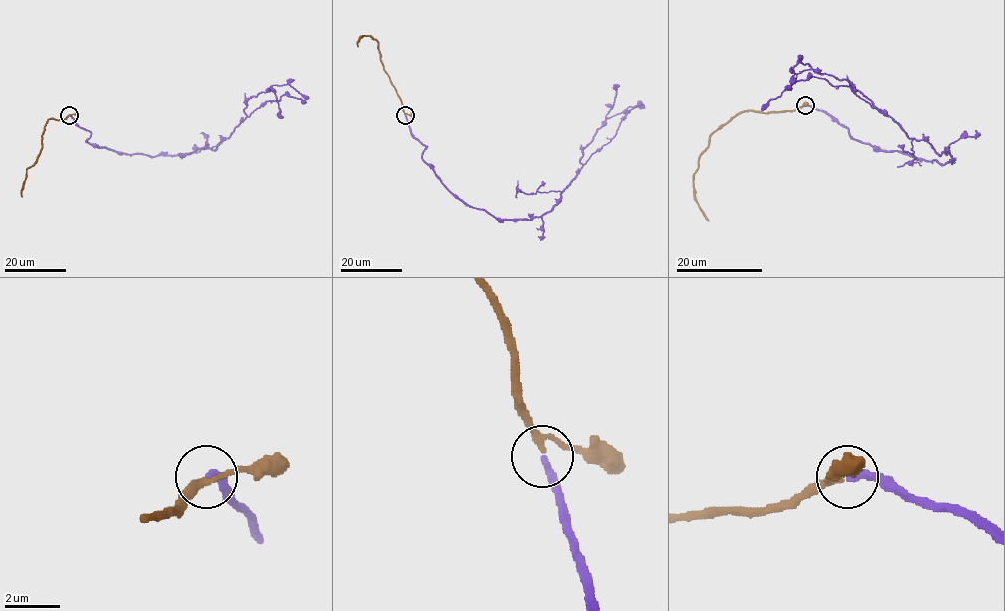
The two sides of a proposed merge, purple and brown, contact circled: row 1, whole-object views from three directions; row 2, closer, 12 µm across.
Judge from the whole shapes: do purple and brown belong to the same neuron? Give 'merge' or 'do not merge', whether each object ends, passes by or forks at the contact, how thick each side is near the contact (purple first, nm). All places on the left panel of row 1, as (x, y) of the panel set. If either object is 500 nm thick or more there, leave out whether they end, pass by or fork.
merge; purple ends there; brown passes by; 280 nm thick on the purple side, 170 nm on the other

